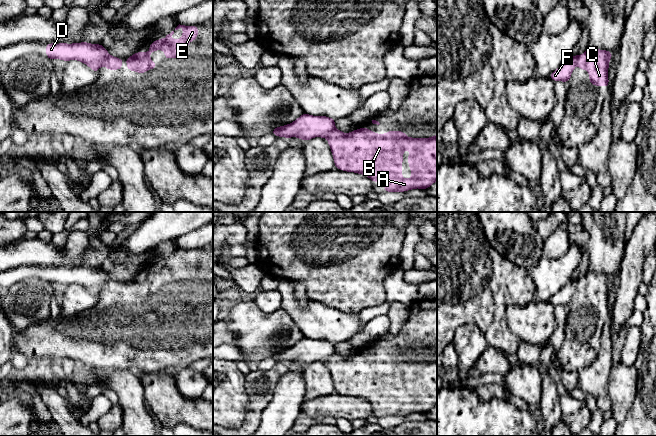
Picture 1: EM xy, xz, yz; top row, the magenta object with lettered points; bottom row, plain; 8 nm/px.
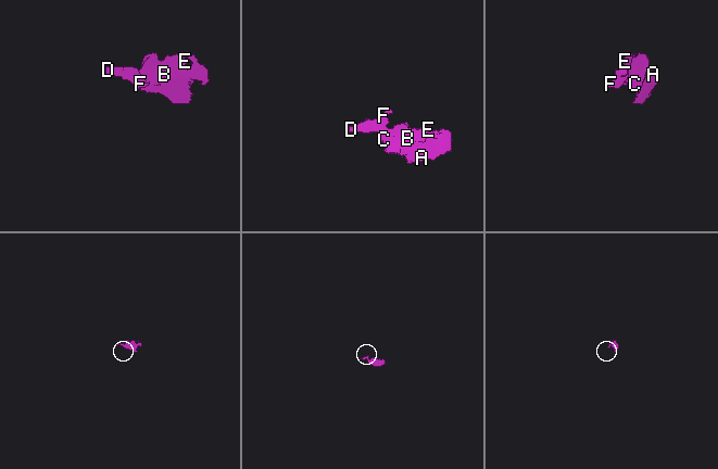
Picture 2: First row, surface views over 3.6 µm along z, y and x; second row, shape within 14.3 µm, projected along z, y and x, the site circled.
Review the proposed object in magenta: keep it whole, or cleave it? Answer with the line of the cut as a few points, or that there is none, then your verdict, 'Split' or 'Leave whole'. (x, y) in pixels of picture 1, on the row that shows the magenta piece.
Split along xz (336, 129), (327, 137). Split

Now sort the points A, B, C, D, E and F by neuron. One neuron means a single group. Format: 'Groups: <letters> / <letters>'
Groups: A B C E / D F

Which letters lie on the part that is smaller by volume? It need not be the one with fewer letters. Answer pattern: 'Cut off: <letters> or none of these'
Cut off: D, F

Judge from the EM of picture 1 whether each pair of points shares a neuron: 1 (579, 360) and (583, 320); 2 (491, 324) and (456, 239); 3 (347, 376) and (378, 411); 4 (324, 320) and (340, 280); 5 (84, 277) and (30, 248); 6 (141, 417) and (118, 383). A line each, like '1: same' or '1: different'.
1: same
2: same
3: same
4: different
5: different
6: same

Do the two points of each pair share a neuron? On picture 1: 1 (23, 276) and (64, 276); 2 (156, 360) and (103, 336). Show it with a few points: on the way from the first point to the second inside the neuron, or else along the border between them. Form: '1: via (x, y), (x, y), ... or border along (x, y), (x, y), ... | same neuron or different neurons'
1: via (33, 273), (49, 273), (54, 275) | same neuron
2: via (143, 347), (132, 336), (116, 336) | same neuron

